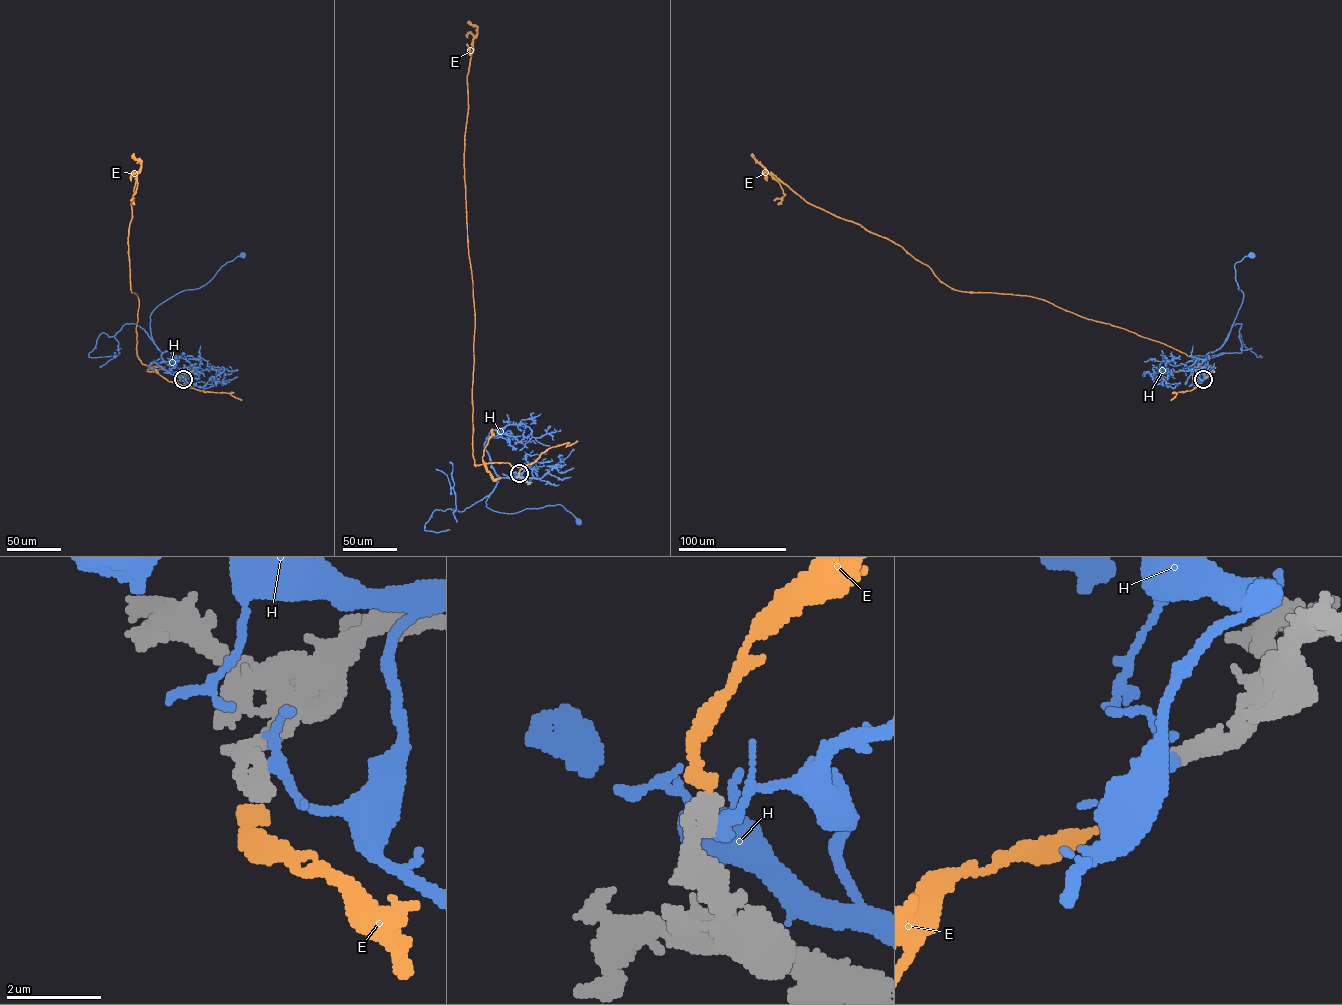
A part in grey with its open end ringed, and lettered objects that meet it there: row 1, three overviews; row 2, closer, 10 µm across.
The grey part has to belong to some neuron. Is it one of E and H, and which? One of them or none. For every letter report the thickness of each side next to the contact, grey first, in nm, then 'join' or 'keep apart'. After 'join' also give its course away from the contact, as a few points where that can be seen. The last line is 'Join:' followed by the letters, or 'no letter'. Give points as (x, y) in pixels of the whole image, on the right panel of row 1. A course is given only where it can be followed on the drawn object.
E: 280/240 nm | join | via (1203, 380), (1192, 381), (1193, 358), (1123, 328), (1029, 296), (952, 289), (772, 174), (785, 195), (774, 200)
H: 440/240 nm | keep apart
Join: E

